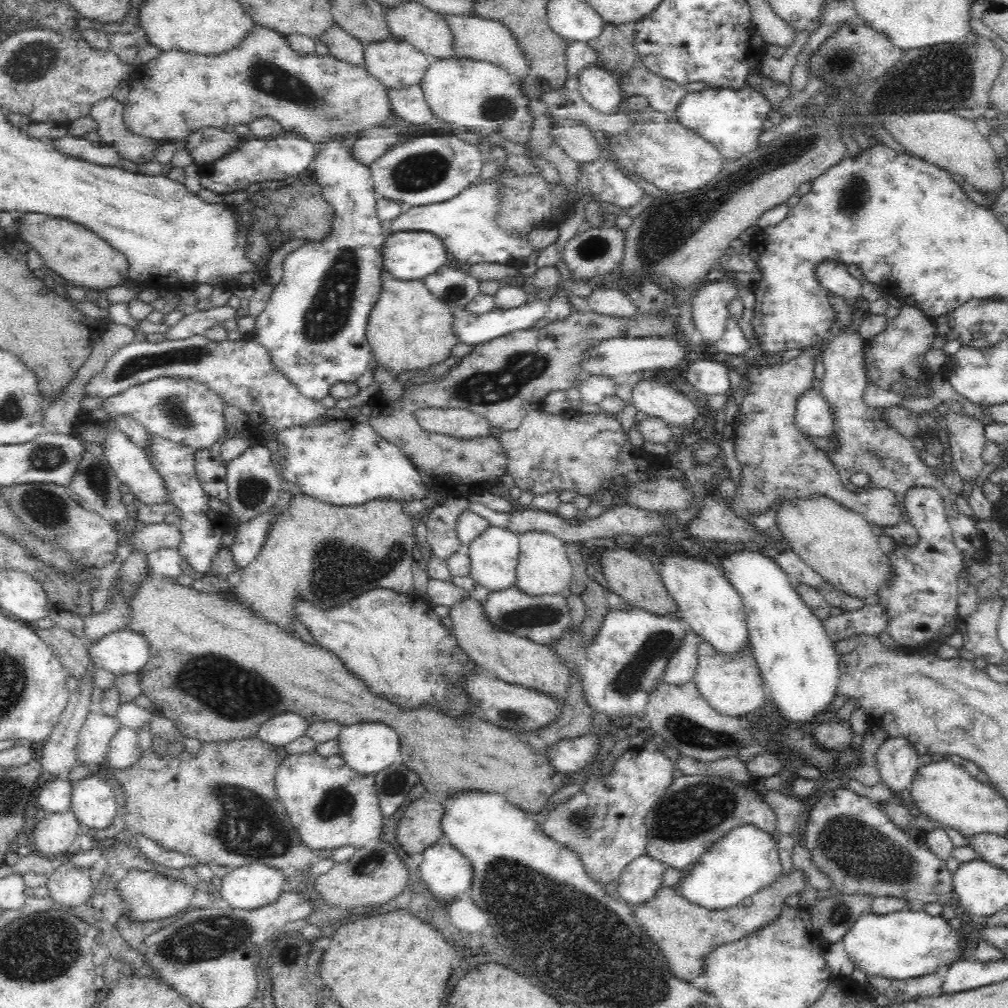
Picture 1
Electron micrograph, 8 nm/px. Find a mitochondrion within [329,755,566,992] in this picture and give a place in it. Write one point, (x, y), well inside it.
(392, 785)

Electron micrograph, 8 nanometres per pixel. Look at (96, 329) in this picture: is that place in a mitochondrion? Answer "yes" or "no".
no

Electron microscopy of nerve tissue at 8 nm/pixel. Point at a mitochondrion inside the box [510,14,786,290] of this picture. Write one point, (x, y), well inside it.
(591, 249)

